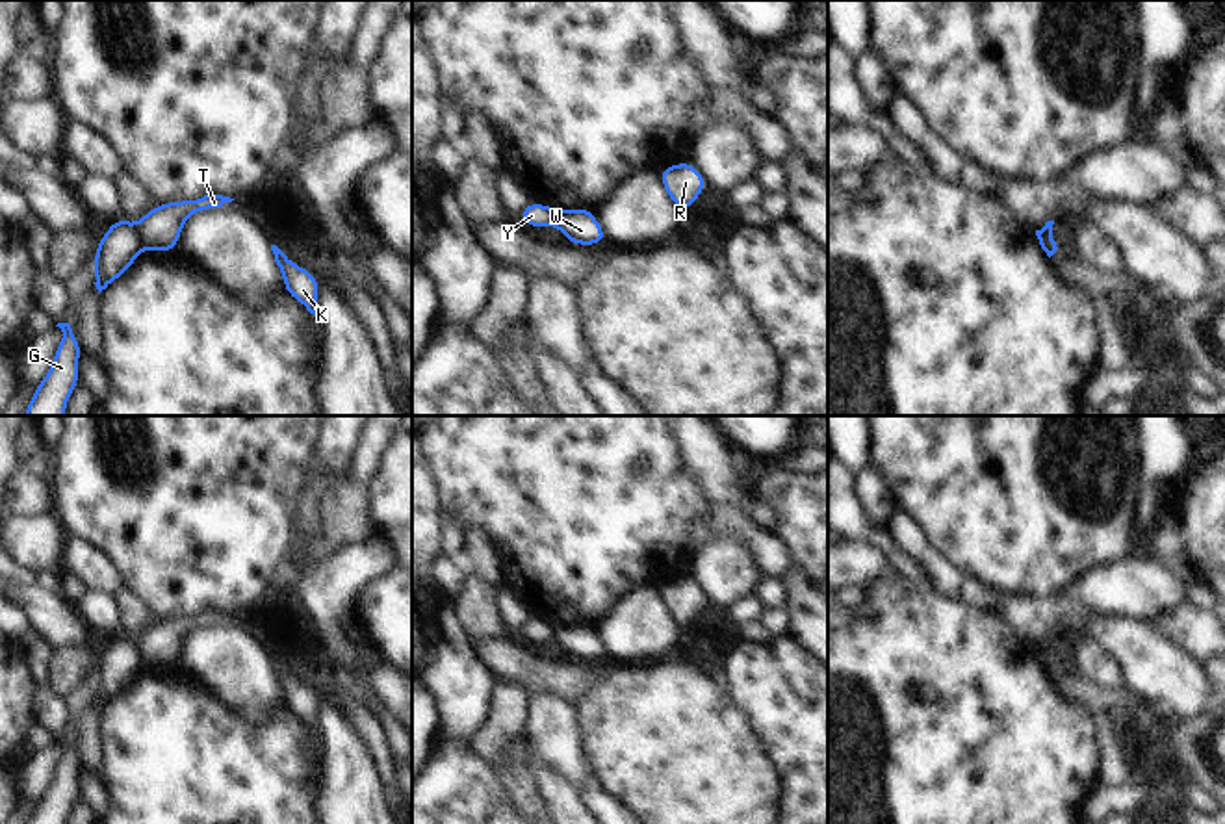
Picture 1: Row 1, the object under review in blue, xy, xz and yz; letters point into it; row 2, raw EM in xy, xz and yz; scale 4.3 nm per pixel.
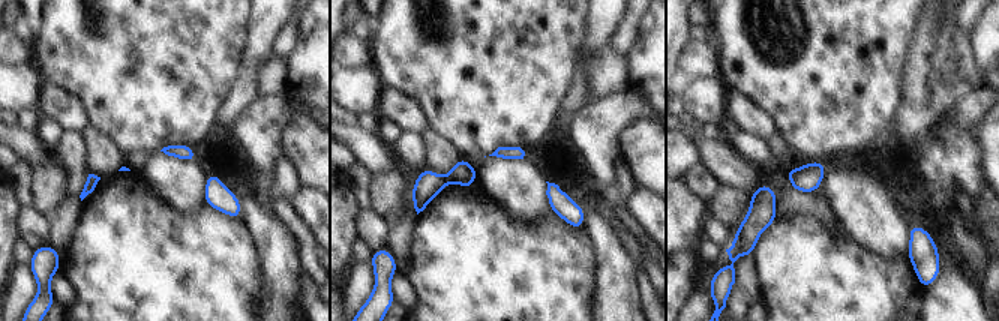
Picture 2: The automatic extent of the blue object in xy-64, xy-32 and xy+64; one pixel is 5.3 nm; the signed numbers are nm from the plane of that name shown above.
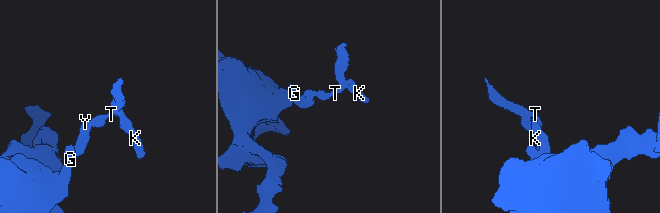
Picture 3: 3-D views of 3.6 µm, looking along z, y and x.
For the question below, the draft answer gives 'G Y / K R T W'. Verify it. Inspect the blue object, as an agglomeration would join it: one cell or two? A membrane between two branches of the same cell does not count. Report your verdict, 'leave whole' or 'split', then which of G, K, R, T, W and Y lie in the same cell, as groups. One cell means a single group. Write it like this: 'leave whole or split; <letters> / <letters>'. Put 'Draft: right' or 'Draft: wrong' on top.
Draft: right
split; G Y / K R T W

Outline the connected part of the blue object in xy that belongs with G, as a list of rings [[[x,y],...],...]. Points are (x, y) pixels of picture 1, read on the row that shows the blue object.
[[[58,323],[63,338],[56,347],[52,366],[24,410],[24,416],[65,416],[67,401],[80,384],[78,360],[82,347],[69,323]]]

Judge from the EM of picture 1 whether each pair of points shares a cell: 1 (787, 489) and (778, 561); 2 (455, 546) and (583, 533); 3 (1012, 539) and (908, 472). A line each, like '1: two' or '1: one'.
1: two
2: two
3: one

